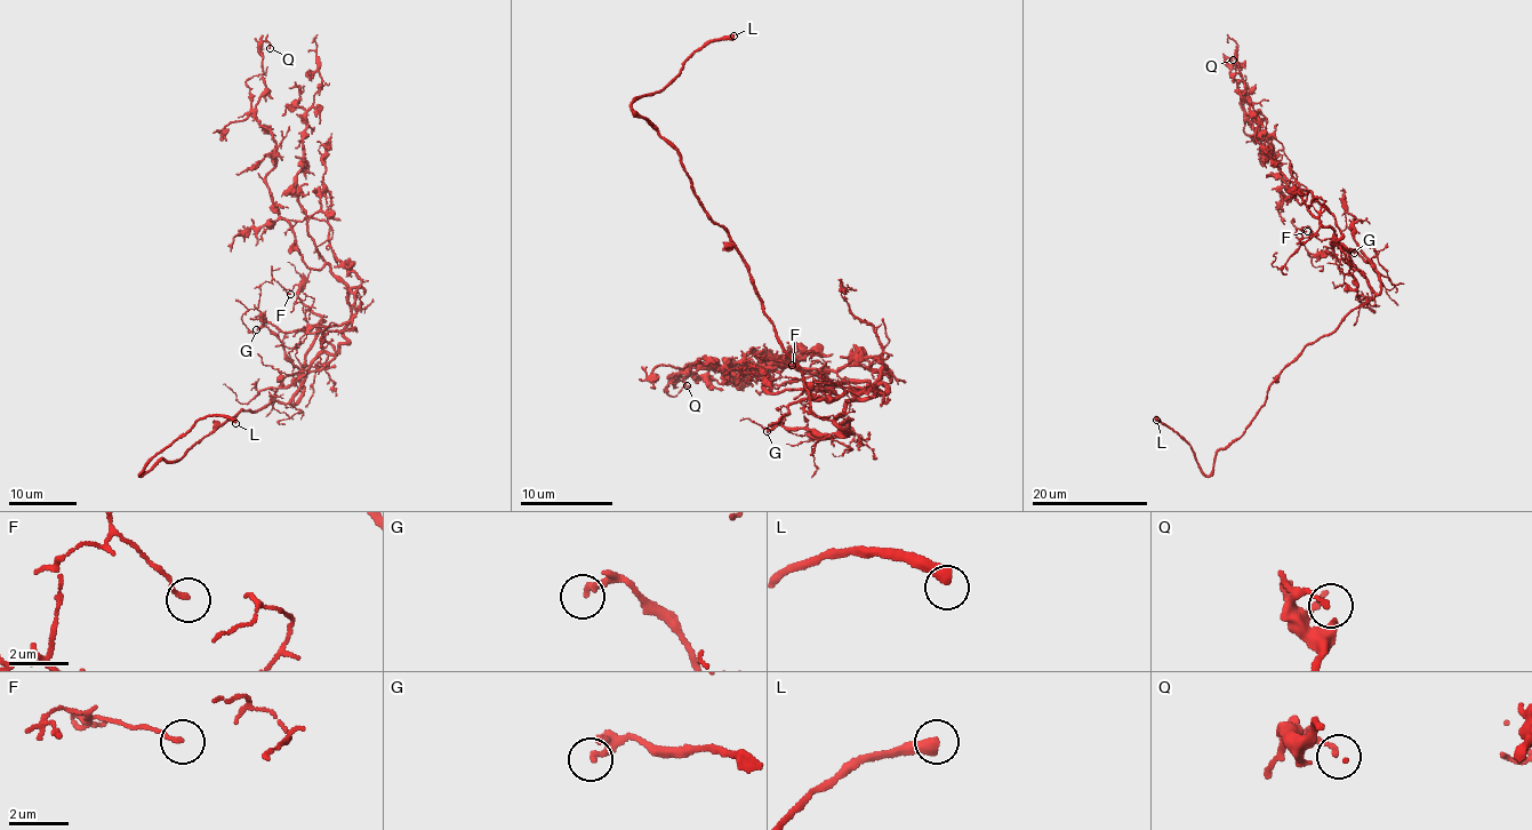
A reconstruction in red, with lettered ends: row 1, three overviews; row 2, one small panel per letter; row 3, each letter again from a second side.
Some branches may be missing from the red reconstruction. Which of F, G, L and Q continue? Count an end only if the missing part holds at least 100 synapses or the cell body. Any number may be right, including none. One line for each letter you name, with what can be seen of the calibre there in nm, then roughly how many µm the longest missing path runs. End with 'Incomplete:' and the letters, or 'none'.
L: Thickness 440 nm. Missing length about 4 µm
Incomplete: L

